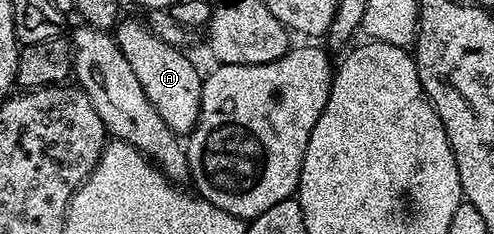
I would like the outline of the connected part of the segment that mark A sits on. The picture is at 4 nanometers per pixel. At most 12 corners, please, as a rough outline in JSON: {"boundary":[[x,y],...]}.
{"boundary":[[122,18],[115,38],[174,135],[199,121],[202,72]]}

